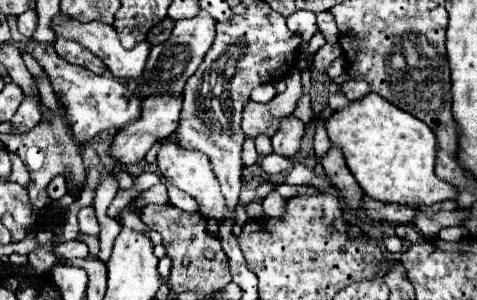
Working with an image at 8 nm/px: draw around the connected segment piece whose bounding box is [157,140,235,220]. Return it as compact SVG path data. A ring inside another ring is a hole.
M165 140L159 154L157 154L157 166L161 170L161 176L177 186L179 190L187 192L189 196L193 196L199 204L199 212L205 216L205 218L213 218L213 220L227 220L227 218L235 218L235 210L231 210L227 204L225 204L225 196L221 192L221 186L207 162L207 156L205 154L199 154L199 152L187 152L179 146L175 146L175 142L169 142ZM173 154L185 154L183 158L179 158L175 164L173 164Z

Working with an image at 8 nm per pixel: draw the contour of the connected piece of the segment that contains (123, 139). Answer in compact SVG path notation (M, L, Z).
M165 92L165 94L155 94L155 96L147 96L143 100L143 114L139 120L131 122L131 126L127 126L127 130L121 130L117 132L111 148L109 148L109 154L113 158L117 158L123 166L129 166L129 164L137 164L141 158L145 158L147 150L157 142L157 140L163 140L167 138L169 134L173 134L177 130L177 122L179 122L179 112L181 112L181 104L183 104L183 96L181 94L171 94L171 92Z

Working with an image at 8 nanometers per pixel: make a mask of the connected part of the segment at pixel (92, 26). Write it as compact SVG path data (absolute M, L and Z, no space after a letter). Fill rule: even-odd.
M59 14L59 18L55 18L55 34L67 34L67 38L79 38L79 42L83 42L83 46L87 46L91 52L95 52L105 62L105 66L111 70L111 74L115 78L123 78L123 80L139 80L139 78L143 78L151 44L141 42L141 44L135 44L135 48L125 50L121 46L119 36L117 36L113 26L107 26L103 22L89 22L89 24L63 22L61 14Z

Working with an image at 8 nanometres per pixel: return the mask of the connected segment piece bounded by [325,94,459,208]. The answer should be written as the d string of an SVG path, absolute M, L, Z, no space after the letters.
M367 94L367 98L361 98L359 102L351 102L347 108L337 110L329 120L325 120L325 128L329 134L331 144L337 144L343 154L345 162L363 188L363 192L379 202L395 202L405 206L433 206L435 202L443 200L457 200L459 190L435 174L435 162L437 162L437 136L435 132L419 118L399 110L385 98L377 94Z

